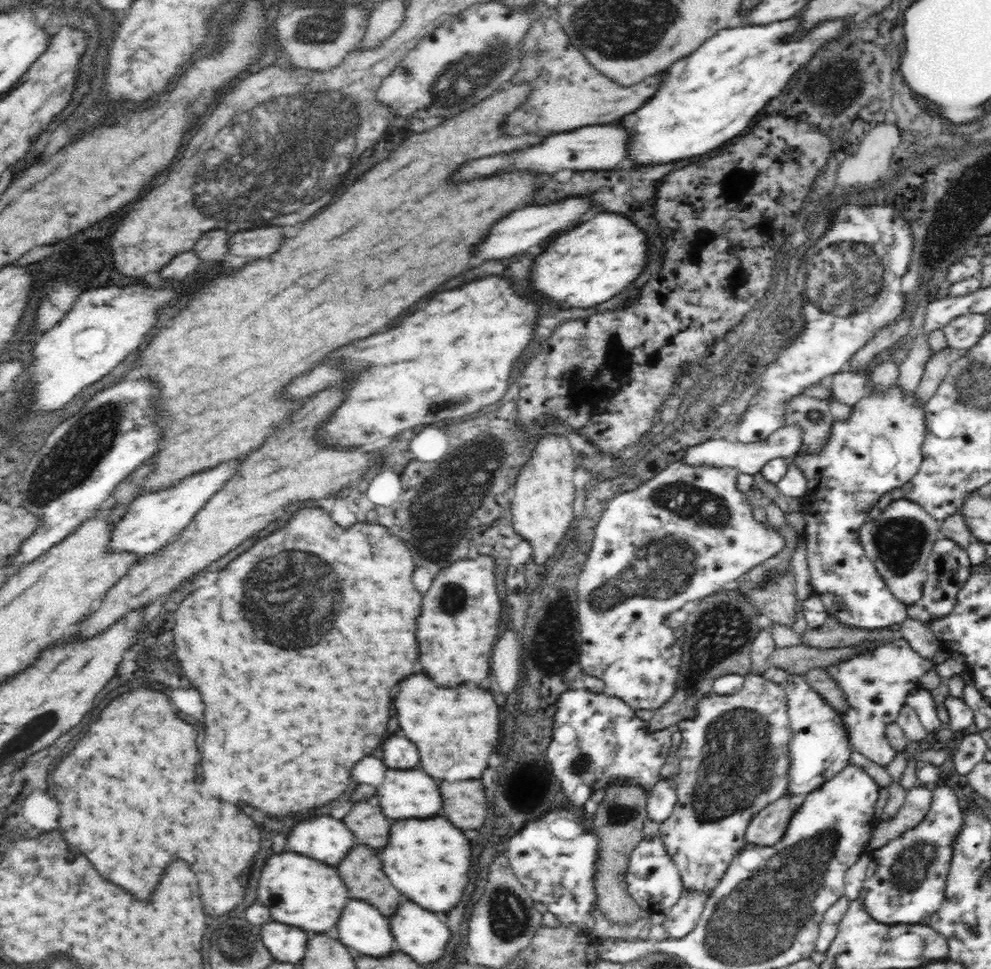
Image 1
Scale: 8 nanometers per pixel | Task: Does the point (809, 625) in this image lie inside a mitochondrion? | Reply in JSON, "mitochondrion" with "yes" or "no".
{"mitochondrion":"no"}

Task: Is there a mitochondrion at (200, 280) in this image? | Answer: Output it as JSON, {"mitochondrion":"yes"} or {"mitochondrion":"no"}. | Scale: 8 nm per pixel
{"mitochondrion":"no"}

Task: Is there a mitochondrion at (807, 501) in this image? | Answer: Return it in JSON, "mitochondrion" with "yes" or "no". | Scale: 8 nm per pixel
{"mitochondrion":"no"}

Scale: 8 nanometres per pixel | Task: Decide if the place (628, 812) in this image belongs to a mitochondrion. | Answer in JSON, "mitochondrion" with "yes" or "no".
{"mitochondrion":"yes"}

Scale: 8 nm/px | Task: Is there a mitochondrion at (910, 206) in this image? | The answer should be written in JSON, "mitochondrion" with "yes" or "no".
{"mitochondrion":"no"}

